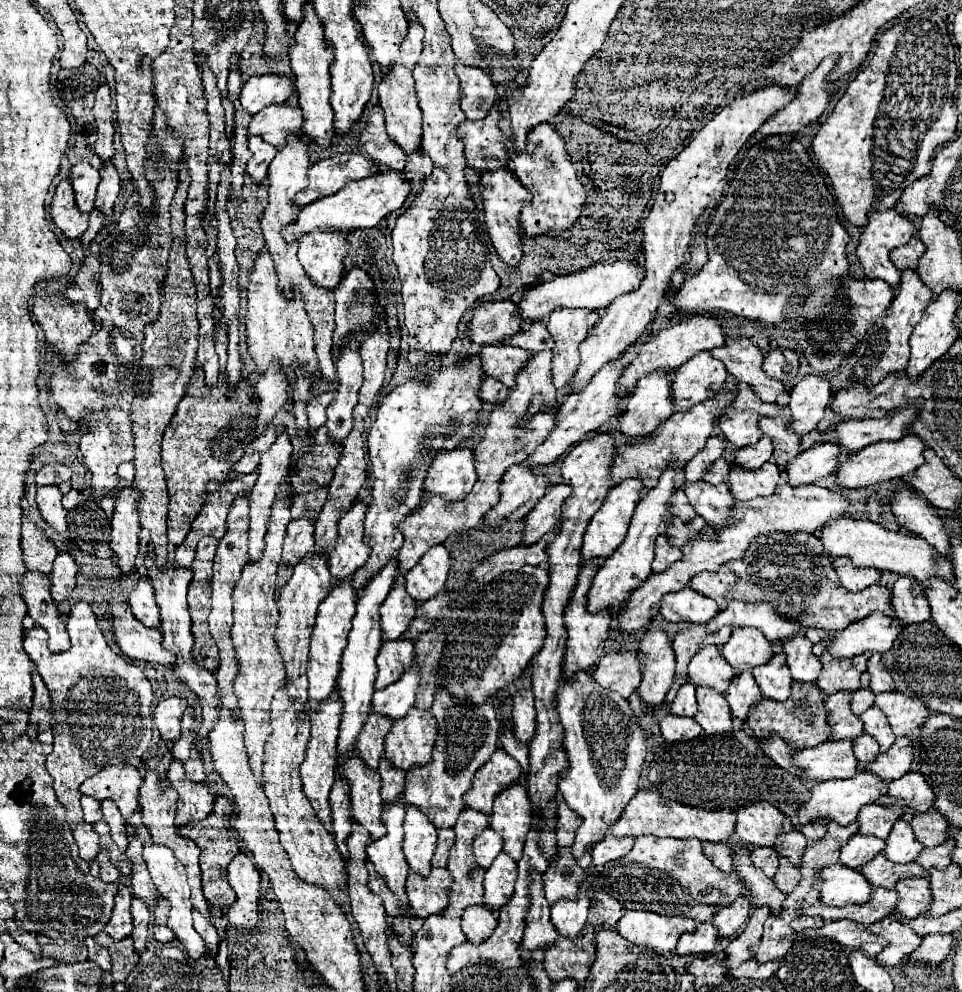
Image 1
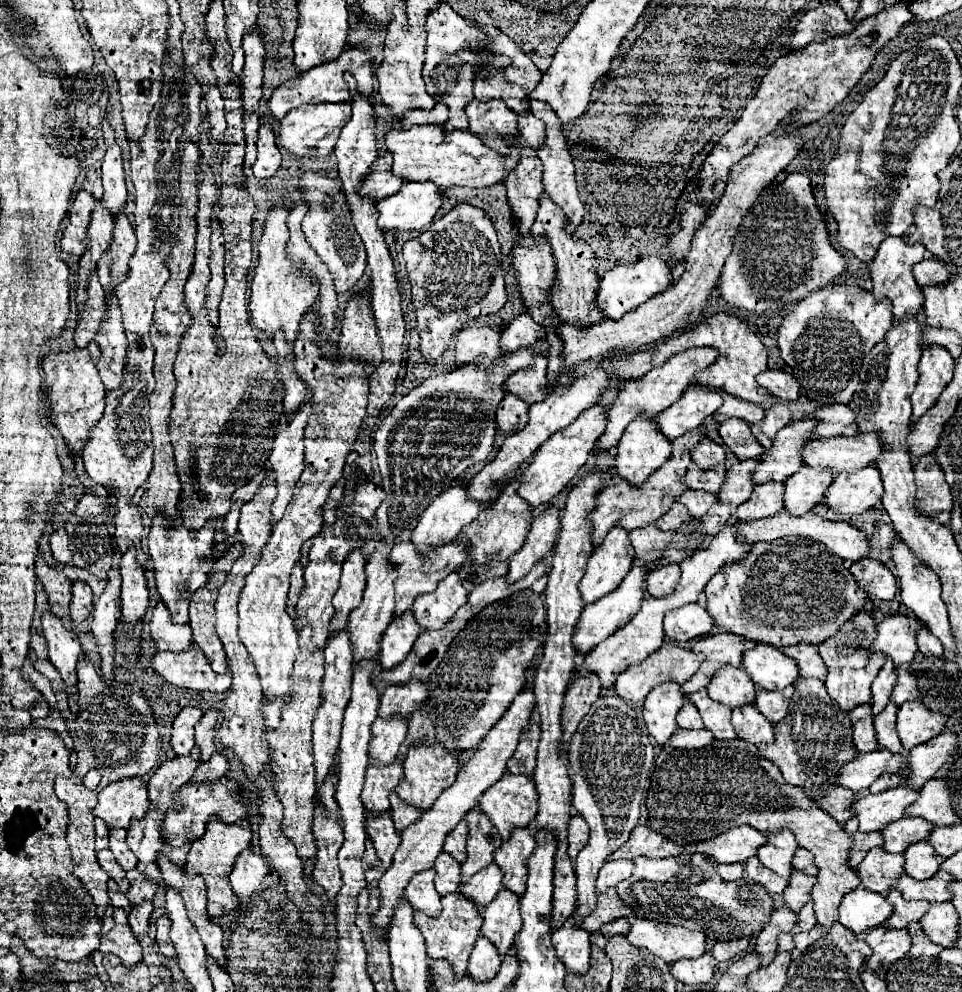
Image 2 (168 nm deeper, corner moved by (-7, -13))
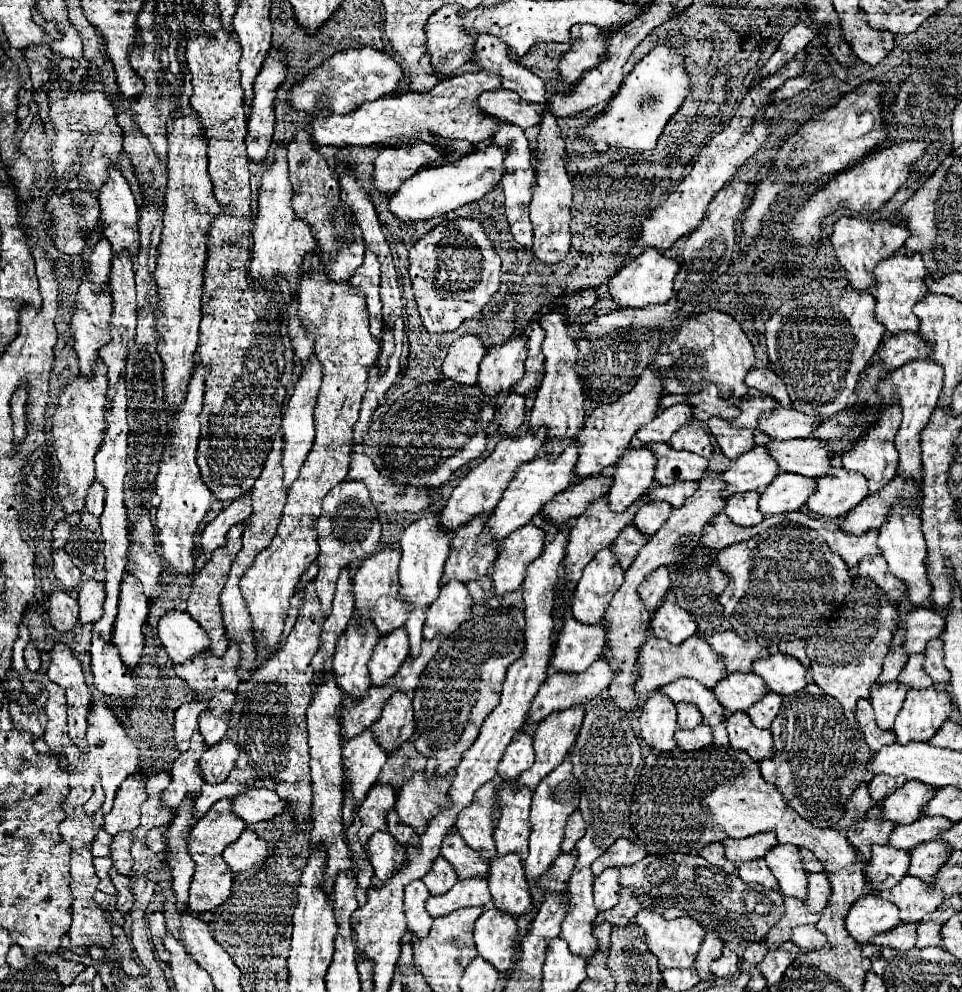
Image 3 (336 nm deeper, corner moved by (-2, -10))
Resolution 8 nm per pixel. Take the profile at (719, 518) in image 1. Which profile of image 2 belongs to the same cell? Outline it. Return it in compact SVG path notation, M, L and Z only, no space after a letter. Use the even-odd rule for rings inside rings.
M686 490L682 496L678 496L678 502L682 502L688 508L688 512L690 512L692 518L700 518L718 500L716 500L714 494L704 492L704 490Z

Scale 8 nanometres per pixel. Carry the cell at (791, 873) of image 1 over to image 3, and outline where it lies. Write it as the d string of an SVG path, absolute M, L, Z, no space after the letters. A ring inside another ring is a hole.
M807 873L807 897L803 899L807 911L821 913L827 905L829 893L831 893L831 885L825 879L825 873Z

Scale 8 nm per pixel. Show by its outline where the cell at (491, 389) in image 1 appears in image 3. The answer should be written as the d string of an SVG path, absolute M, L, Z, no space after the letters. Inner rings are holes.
M509 393L505 403L495 411L495 431L501 435L511 435L525 421L525 397L517 393Z

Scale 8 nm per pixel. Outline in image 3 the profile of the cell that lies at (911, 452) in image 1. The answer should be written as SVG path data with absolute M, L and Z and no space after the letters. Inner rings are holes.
M835 467L817 479L817 491L809 497L809 511L825 517L845 517L855 505L869 495L867 479L861 473Z

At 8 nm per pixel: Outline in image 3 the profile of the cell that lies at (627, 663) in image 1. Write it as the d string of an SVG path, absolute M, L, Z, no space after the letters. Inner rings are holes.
M647 637L647 641L643 643L641 651L639 651L639 659L637 659L637 681L633 685L633 691L639 695L651 693L667 683L673 683L681 677L695 677L701 685L705 685L707 689L713 689L713 685L717 681L721 681L721 677L725 677L725 667L721 657L717 657L717 653L713 653L713 649L709 649L705 639L699 637L689 637L687 641L683 641L681 645L671 645L665 639L657 639L657 637Z

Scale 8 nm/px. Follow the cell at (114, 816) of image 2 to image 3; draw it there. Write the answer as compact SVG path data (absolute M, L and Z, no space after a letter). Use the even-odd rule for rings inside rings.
M129 777L117 791L113 809L103 817L103 827L109 835L115 835L119 831L133 831L139 827L141 819L141 803L147 799L145 785L133 777Z

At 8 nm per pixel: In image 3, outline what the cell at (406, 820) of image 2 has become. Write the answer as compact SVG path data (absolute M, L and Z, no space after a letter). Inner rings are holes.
M391 809L389 813L387 813L387 827L389 827L389 833L393 833L393 837L401 843L401 845L417 845L417 831L411 827L411 825L407 825L407 823L403 823L399 817L397 817L397 813L395 813L395 809Z

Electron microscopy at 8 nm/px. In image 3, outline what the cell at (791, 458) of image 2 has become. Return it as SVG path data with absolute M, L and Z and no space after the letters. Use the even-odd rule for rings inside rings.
M765 445L753 447L749 453L743 453L739 459L731 463L731 467L723 473L727 487L723 489L725 497L745 491L761 491L769 487L769 483L779 475L779 465L769 453Z

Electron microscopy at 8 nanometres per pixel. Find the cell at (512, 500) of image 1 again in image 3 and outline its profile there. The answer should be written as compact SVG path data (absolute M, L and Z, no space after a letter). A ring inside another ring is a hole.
M481 513L479 517L473 517L467 525L461 525L453 533L453 543L445 561L441 583L451 579L467 583L471 579L491 573L491 567L499 557L499 549L495 541L491 541L489 545L479 543L479 535L485 531L487 519L489 515Z

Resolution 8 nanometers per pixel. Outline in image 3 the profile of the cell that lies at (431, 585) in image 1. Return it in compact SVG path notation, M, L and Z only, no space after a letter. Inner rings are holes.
M449 581L441 585L439 597L425 609L423 637L433 639L437 633L451 635L461 621L469 619L469 609L473 605L465 583Z

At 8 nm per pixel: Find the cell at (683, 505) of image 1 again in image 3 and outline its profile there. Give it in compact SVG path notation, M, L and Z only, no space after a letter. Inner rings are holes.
M651 501L651 503L647 503L645 507L641 507L641 509L637 511L633 525L635 525L643 535L653 535L653 533L657 533L657 531L663 527L663 523L667 521L671 509L673 509L673 507L671 507L669 503L665 503L665 501L657 501L657 503Z

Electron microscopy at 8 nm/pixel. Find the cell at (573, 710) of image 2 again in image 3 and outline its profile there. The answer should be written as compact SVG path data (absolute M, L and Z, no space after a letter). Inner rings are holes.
M573 705L571 709L551 713L539 723L533 737L535 763L531 769L521 773L521 777L517 777L521 785L535 789L545 775L549 775L557 765L561 765L581 729L583 715L585 705Z

